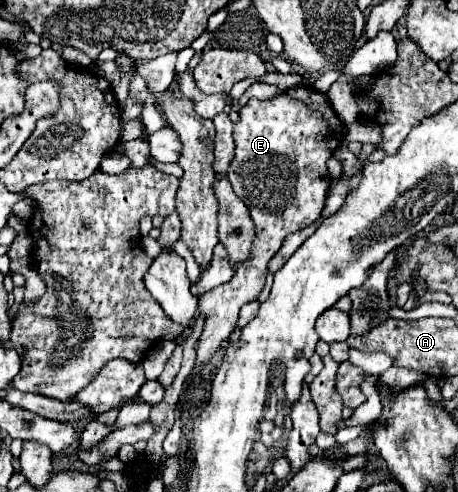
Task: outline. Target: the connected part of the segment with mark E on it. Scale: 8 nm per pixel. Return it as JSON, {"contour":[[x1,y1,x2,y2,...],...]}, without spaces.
{"contour":[[312,86,286,90,274,100,250,98,240,108,240,120,234,126,236,156,228,170,228,180,236,196,248,206,254,222,254,240,248,258,238,266,236,276,202,294,198,312,204,316,202,336,196,342,196,362,192,374,198,374,212,360,220,344,232,334,238,312,244,304,258,300,268,274,270,258,280,250,284,238,304,230,322,214,330,174,326,160,332,156,344,136,344,124,326,104,324,96]]}

